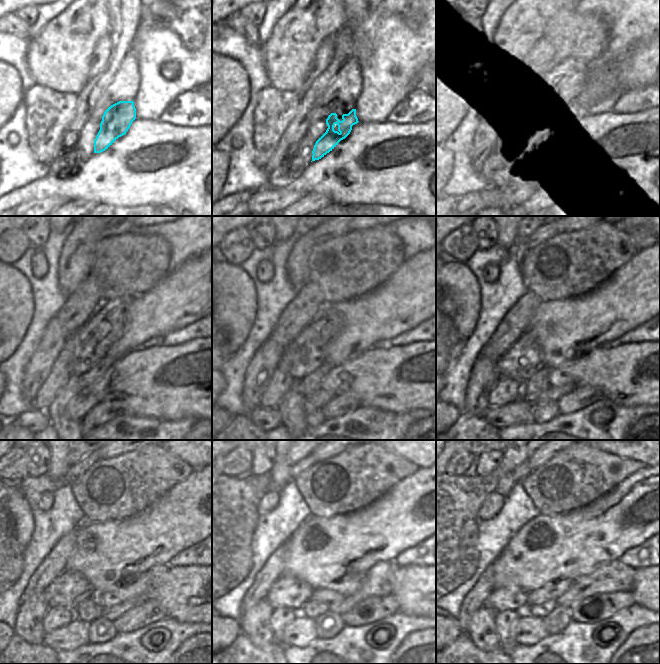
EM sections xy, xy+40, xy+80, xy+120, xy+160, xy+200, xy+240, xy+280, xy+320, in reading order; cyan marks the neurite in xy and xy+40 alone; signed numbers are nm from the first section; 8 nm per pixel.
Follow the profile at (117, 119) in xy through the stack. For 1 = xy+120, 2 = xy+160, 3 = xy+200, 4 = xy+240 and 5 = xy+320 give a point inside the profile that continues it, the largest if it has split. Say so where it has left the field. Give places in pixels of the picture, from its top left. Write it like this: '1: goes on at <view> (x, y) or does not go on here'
1: goes on at xy+120 (88, 380)
2: goes on at xy+160 (311, 383)
3: goes on at xy+200 (538, 383)
4: goes on at xy+240 (88, 610)
5: goes on at xy+320 (542, 610)

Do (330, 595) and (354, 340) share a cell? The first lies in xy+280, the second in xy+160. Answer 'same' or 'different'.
different

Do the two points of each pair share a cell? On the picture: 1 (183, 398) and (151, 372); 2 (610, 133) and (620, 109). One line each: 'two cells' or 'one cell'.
1: one cell
2: two cells

